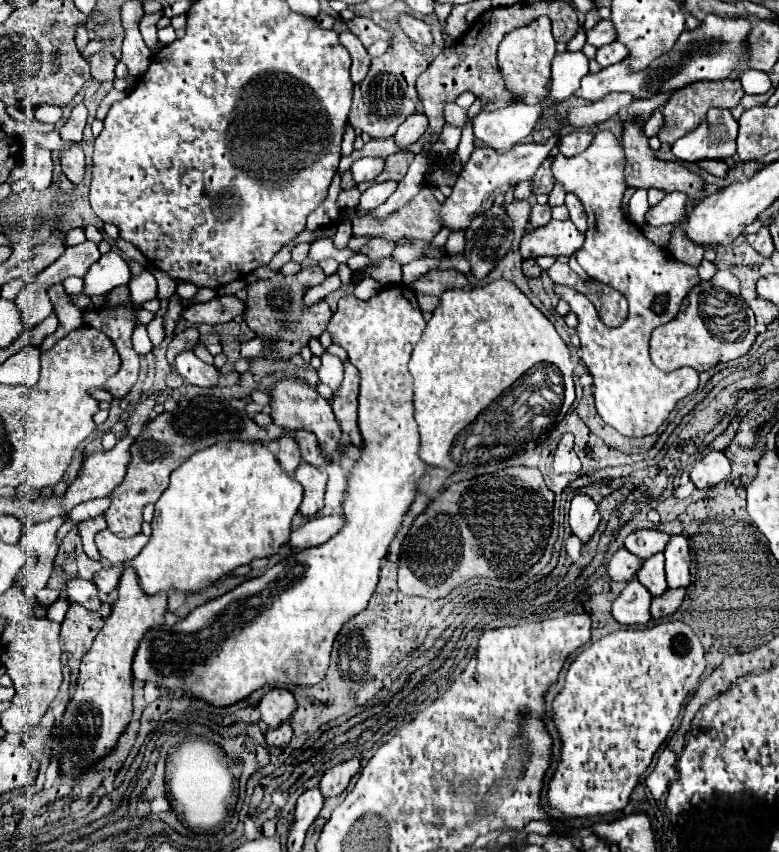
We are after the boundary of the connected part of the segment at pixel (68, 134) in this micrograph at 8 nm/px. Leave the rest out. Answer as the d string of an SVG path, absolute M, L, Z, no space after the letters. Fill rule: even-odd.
M77 104L77 106L73 108L69 120L67 120L65 126L61 128L61 138L63 138L63 140L81 142L85 122L87 122L87 108L85 108L85 104Z

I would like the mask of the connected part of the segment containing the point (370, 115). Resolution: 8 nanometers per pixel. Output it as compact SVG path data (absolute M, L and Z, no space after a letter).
M411 40L393 42L383 56L371 58L371 68L367 78L355 86L349 124L355 130L369 134L371 138L391 138L399 128L399 124L409 114L413 114L417 102L415 80L421 72L425 72L427 66L429 62L419 50L415 50Z

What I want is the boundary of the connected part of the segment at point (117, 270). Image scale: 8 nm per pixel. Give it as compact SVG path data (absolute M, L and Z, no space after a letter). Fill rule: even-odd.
M107 252L95 262L85 276L85 294L105 294L111 288L127 284L131 278L131 268L125 258L115 252Z

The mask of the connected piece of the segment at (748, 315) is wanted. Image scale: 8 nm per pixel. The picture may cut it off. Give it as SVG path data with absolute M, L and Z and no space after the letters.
M719 270L711 280L695 286L687 294L679 314L671 322L659 326L651 334L651 360L663 372L671 372L681 366L705 372L717 362L735 360L747 354L755 336L755 316L747 302L743 298L739 300L739 280L731 272Z

